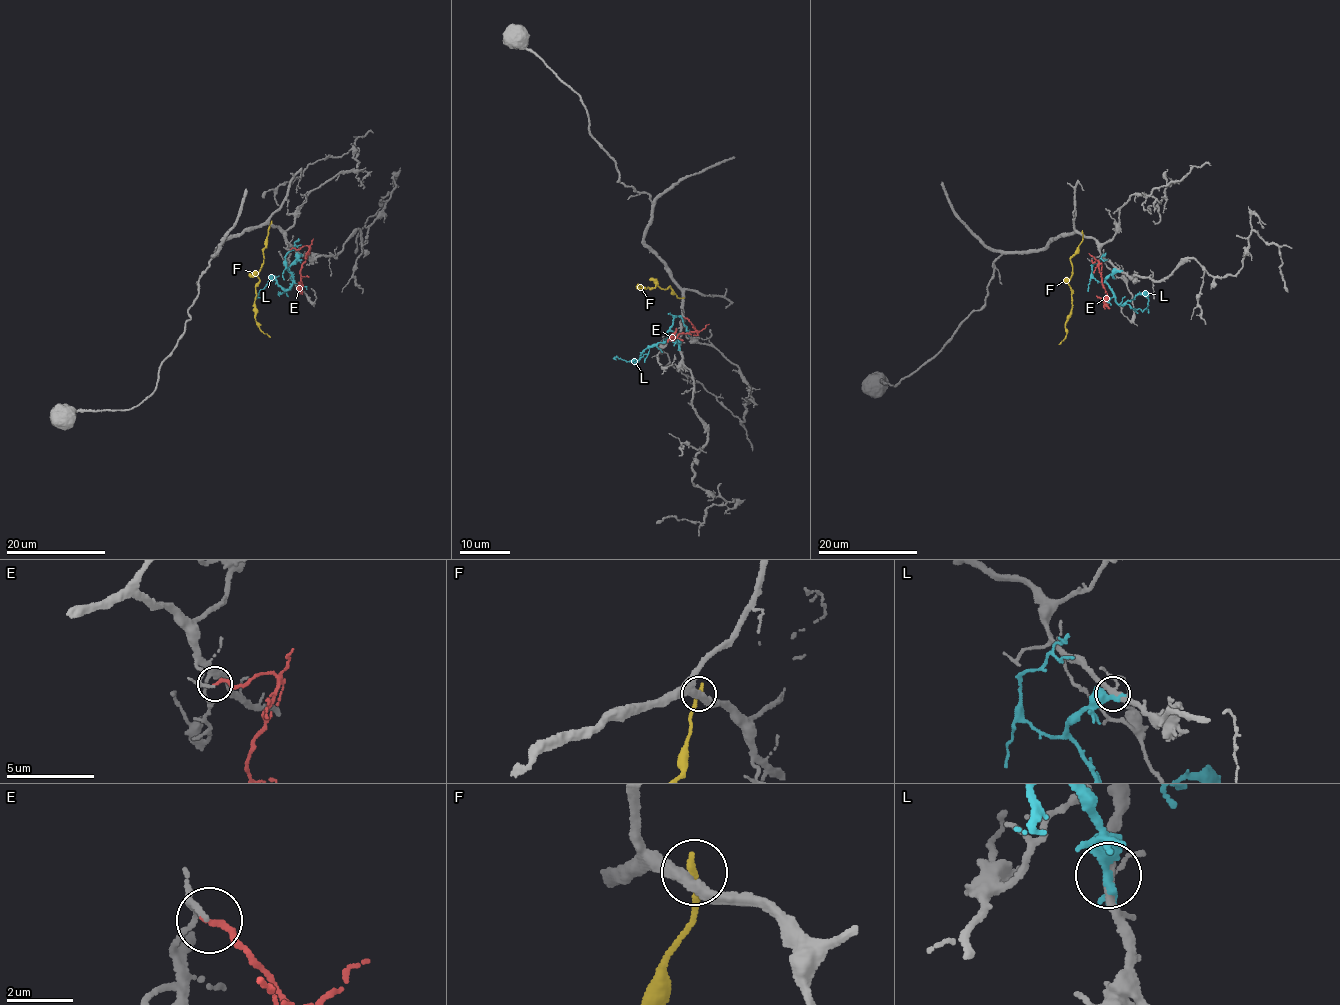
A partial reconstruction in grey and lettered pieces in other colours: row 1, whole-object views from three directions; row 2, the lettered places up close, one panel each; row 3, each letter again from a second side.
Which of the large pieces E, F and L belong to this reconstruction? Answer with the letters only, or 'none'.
E

